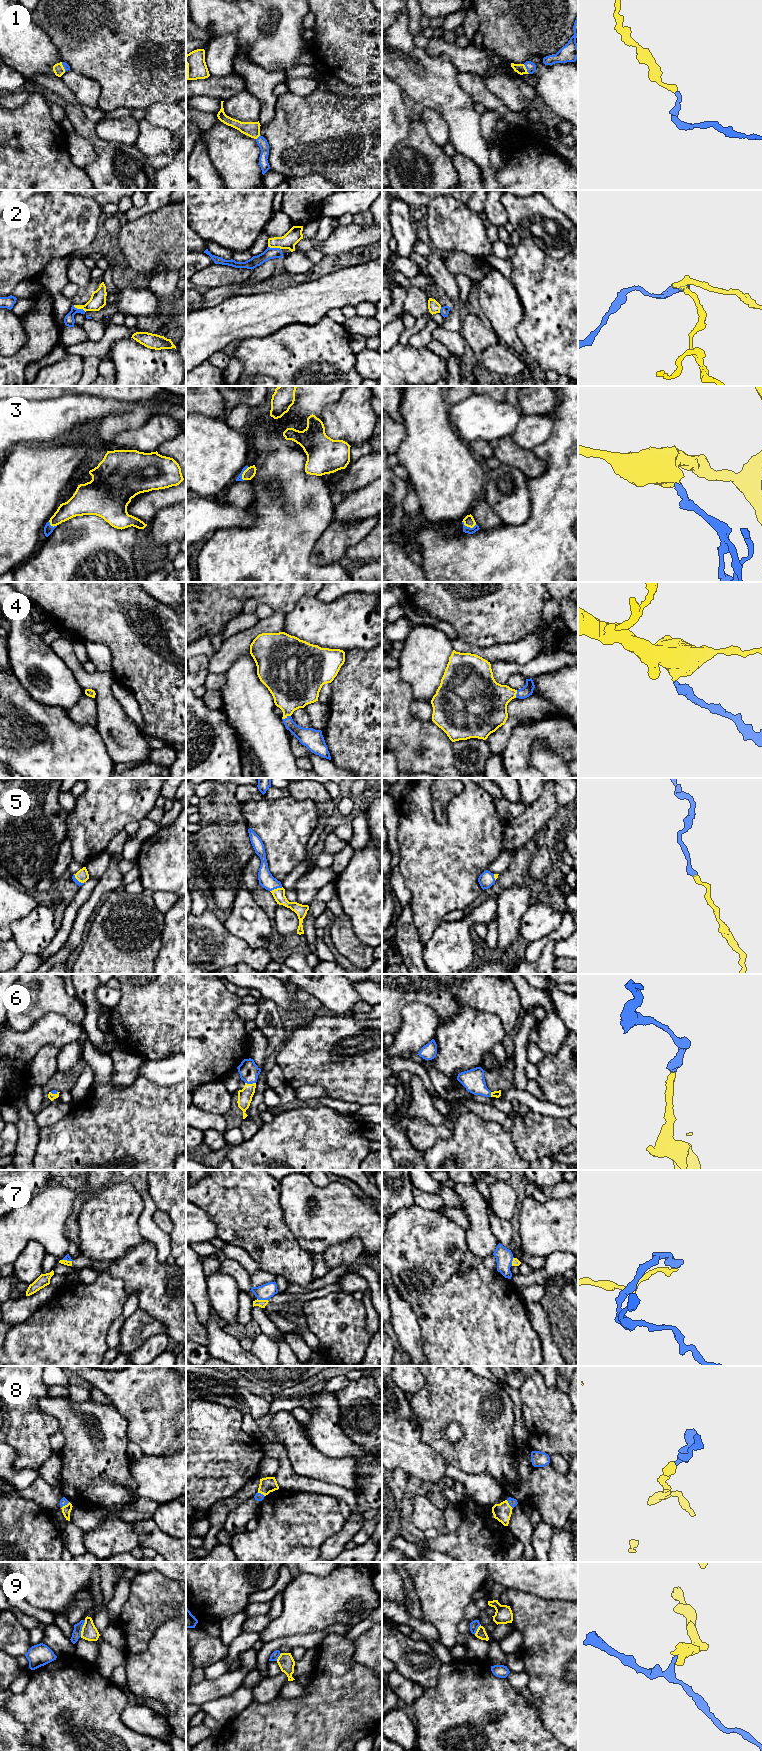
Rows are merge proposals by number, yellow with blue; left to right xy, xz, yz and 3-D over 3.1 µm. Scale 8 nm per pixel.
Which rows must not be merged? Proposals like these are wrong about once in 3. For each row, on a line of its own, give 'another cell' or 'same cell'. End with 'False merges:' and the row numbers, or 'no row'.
1: same cell
2: another cell
3: same cell
4: same cell
5: same cell
6: same cell
7: another cell
8: same cell
9: another cell
False merges: 2, 7, 9

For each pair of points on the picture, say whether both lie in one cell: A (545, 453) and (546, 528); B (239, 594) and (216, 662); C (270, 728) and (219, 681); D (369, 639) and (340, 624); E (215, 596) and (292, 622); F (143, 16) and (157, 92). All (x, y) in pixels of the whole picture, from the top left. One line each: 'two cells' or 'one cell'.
A: one cell
B: two cells
C: two cells
D: one cell
E: two cells
F: one cell

